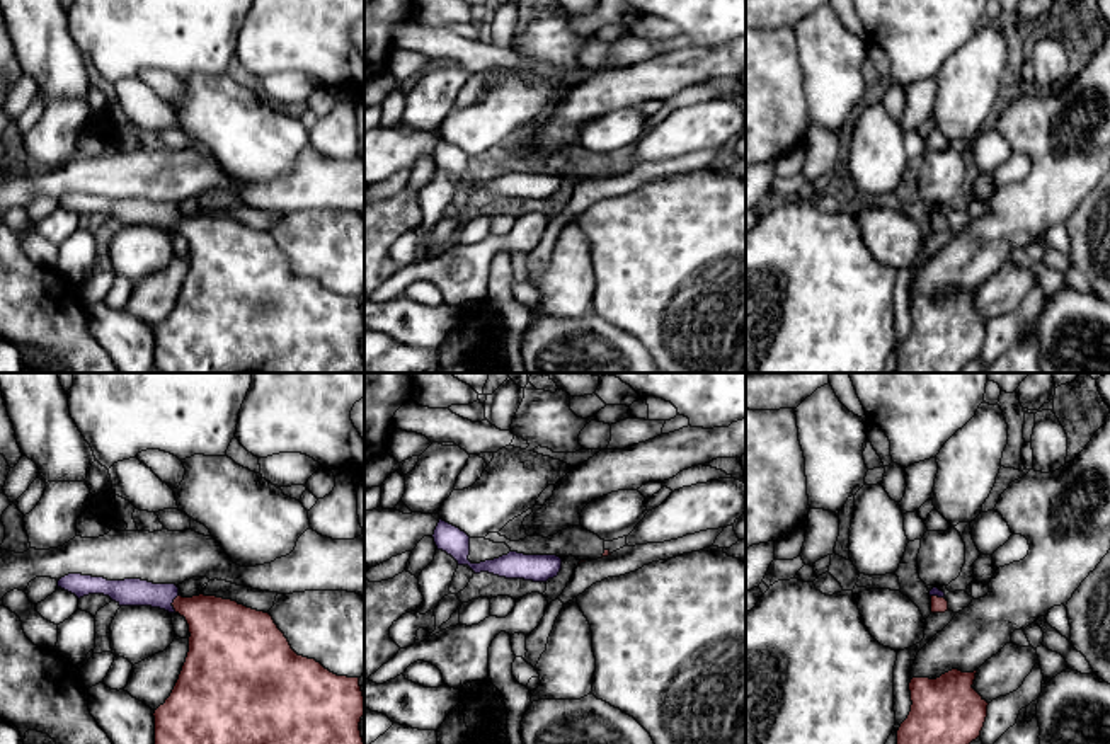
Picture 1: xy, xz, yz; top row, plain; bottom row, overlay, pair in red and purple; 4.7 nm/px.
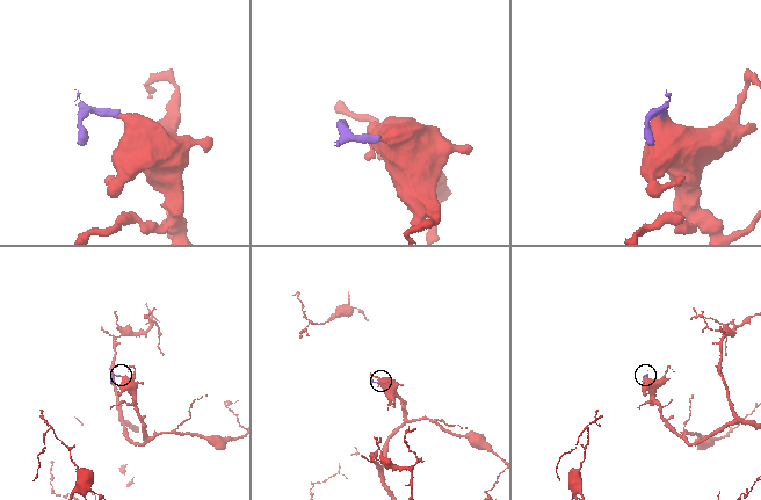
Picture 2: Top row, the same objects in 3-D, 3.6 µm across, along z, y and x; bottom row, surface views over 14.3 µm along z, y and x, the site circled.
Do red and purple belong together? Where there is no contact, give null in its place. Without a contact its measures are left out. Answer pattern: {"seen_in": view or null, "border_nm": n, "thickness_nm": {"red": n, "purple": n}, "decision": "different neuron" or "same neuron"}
{"seen_in": "xy", "border_nm": 90, "thickness_nm": {"red": 280, "purple": 130}, "decision": "same neuron"}

